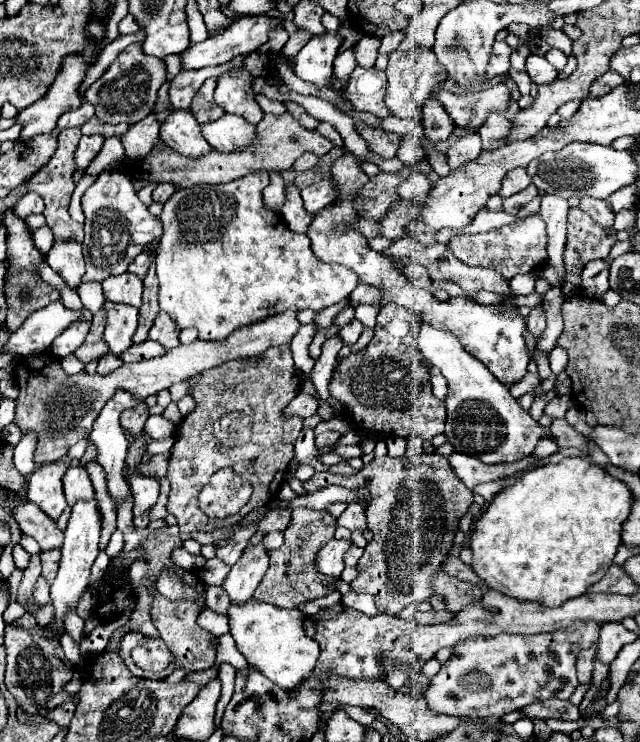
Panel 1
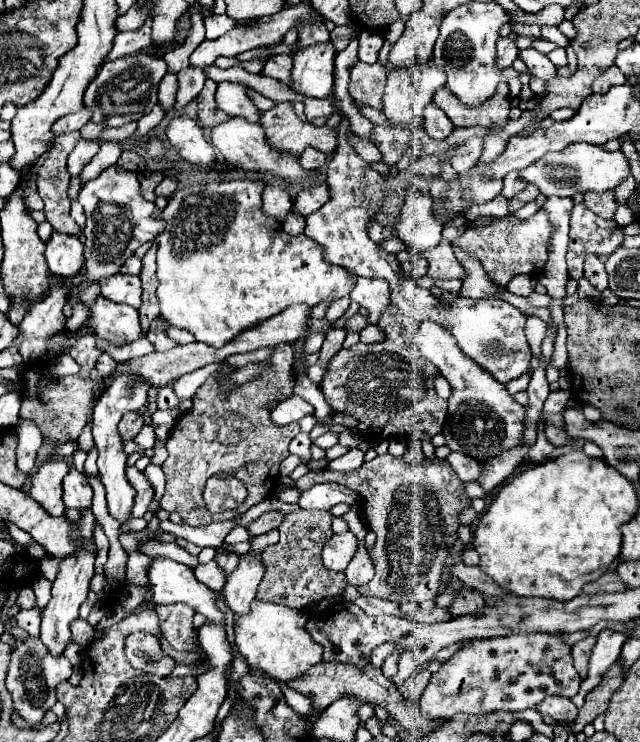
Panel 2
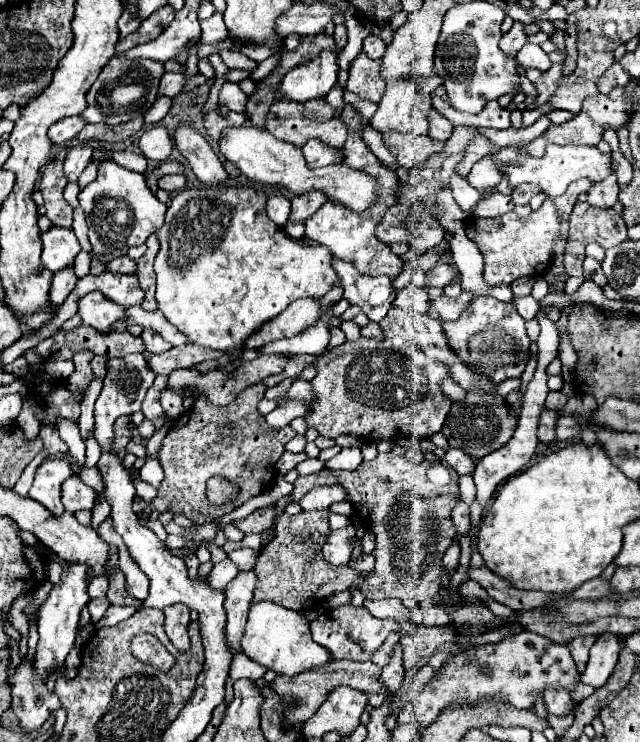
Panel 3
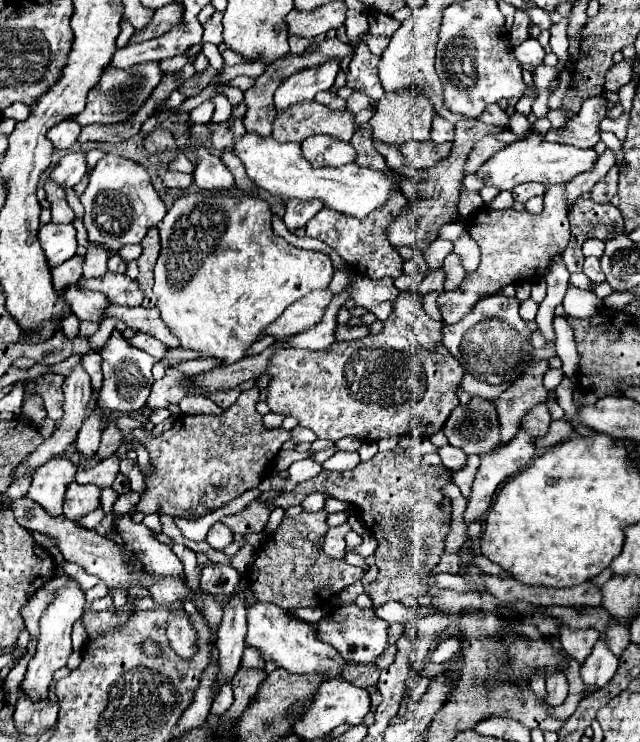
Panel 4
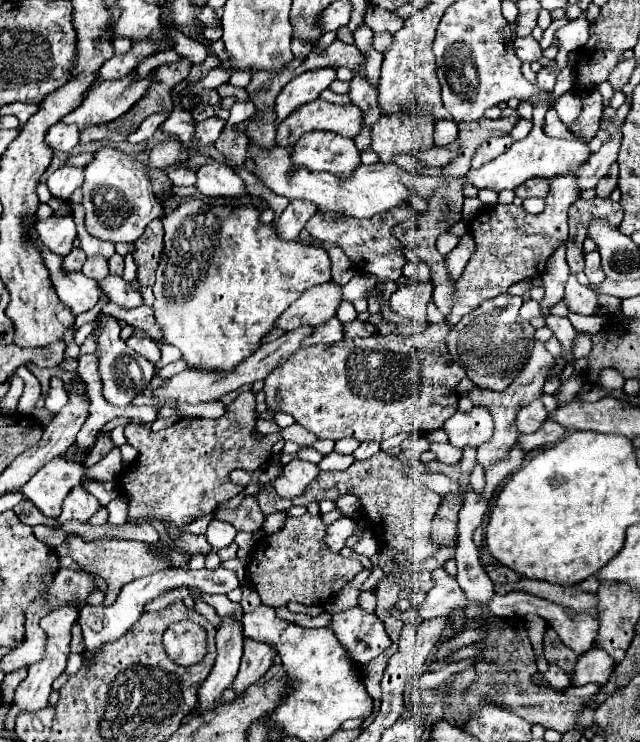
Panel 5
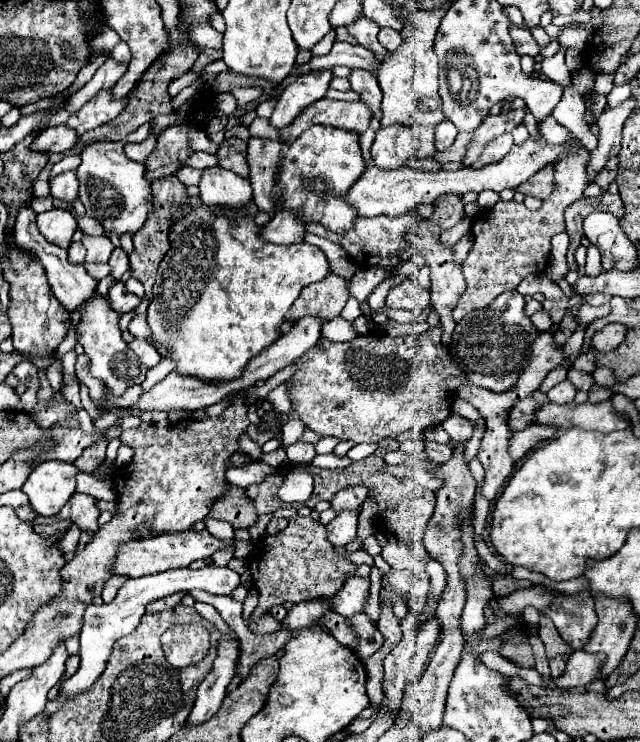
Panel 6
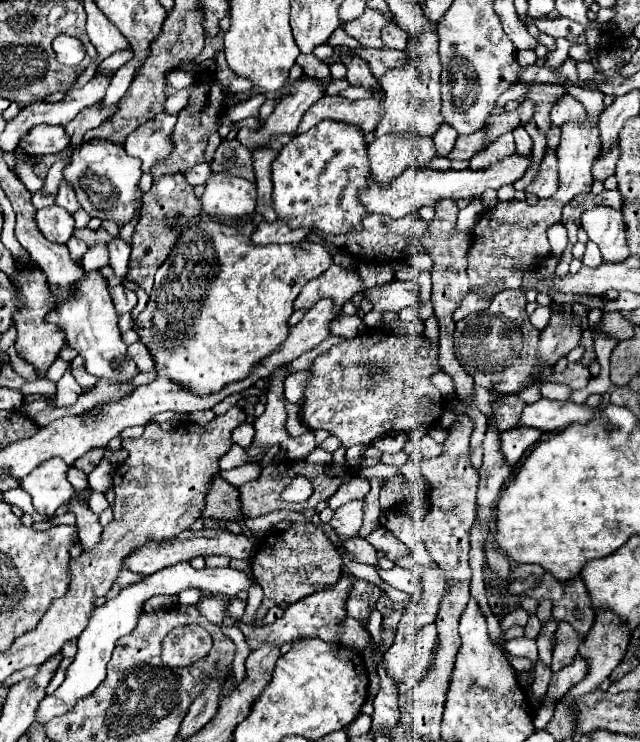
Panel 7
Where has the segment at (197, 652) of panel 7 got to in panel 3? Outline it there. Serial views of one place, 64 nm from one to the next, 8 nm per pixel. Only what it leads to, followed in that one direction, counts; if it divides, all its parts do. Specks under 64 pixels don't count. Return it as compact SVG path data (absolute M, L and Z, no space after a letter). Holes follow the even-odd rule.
M174 604L164 608L166 616L166 636L178 650L190 648L190 636L188 636L188 624L190 624L190 608L184 604Z

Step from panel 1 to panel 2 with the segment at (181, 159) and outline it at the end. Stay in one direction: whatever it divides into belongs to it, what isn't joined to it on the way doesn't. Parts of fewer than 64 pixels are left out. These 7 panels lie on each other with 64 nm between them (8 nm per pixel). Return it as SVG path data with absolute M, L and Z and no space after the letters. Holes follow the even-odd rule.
M280 102L262 112L260 124L272 146L284 148L296 156L300 156L306 146L314 146L326 154L334 154L338 148L338 132L330 126L314 126L312 122L300 120L292 102Z

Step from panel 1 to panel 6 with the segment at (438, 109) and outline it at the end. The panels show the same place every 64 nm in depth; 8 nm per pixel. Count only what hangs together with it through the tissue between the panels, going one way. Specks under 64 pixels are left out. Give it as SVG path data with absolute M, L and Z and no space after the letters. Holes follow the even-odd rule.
M444 120L438 124L435 128L435 147L436 150L446 150L454 144L454 138L456 138L458 130L456 126L450 122L450 120Z

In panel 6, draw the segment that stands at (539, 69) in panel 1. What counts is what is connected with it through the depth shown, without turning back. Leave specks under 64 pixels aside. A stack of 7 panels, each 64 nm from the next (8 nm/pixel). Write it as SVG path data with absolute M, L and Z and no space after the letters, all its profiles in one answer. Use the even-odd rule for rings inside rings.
M512 24L512 40L514 40L514 46L516 46L518 54L530 54L530 56L540 54L540 46L532 38L530 30L520 30Z

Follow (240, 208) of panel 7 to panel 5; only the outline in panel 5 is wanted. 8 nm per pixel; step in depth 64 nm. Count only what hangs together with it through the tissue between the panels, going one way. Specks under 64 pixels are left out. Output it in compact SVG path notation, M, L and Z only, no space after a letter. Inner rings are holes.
M222 162L202 166L198 172L196 188L206 198L242 198L248 196L244 180Z

